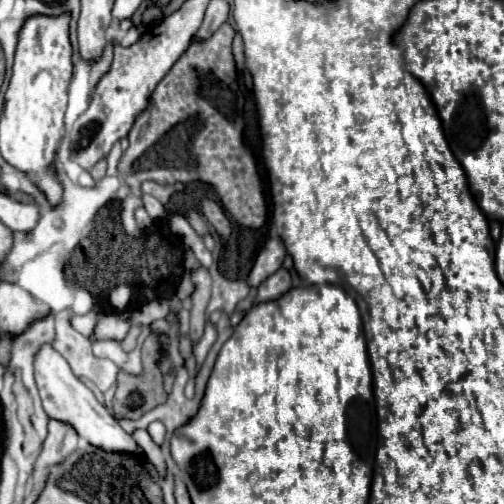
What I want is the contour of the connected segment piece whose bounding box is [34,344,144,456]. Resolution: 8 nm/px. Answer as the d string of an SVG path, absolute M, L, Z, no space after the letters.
M42 344L38 352L34 354L34 378L36 378L36 386L38 386L38 392L40 392L40 398L42 398L42 404L48 416L72 424L80 438L88 440L92 446L98 446L102 450L108 450L108 452L126 450L136 456L144 454L142 448L132 440L132 436L118 426L118 422L110 416L110 412L72 374L68 362L50 344Z

